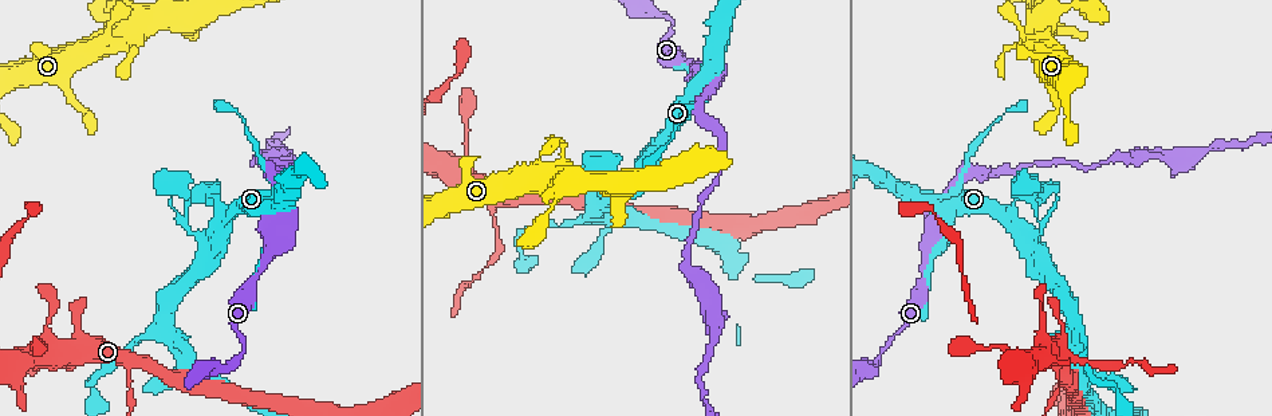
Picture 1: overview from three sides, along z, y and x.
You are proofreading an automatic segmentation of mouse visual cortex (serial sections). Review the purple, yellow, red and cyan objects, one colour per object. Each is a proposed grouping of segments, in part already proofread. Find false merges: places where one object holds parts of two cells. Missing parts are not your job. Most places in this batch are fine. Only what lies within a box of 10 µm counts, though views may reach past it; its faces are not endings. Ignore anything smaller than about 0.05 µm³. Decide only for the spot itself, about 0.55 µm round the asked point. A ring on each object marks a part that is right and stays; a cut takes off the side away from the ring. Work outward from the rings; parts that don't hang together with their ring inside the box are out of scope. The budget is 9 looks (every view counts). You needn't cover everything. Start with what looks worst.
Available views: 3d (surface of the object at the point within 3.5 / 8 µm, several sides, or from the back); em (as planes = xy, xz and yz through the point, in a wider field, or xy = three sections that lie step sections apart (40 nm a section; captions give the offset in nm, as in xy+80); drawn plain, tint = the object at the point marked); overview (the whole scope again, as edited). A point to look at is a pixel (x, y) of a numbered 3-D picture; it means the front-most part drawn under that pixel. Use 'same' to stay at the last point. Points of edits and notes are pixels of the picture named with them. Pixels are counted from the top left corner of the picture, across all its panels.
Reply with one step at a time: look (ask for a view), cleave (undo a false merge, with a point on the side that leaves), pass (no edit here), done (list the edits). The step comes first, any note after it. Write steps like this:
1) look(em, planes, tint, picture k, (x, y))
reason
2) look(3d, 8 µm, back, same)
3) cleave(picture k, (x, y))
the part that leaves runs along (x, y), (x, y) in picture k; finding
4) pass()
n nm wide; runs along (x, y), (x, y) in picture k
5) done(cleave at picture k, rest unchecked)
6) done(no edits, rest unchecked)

look(3d, 8 µm, picture 1, (1043, 219))
sharp bend

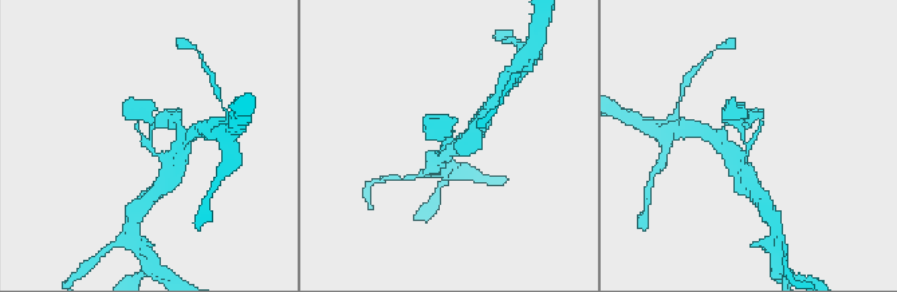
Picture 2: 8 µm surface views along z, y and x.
look(em, xy, step 5, tint, same)

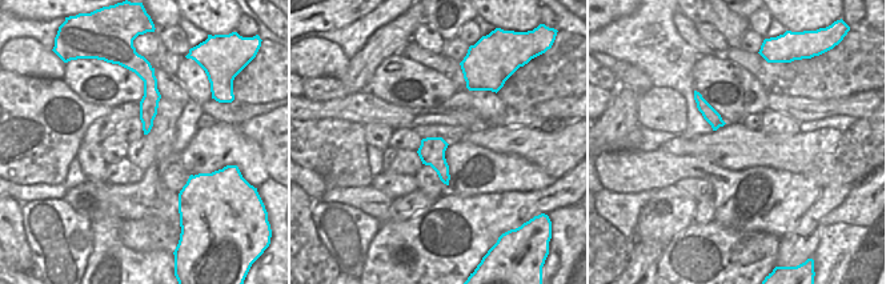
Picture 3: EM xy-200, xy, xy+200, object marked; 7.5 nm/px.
pass()
all the same cell

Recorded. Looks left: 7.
look(em, planes, tint, picture 1, (699, 103))
sharp bend

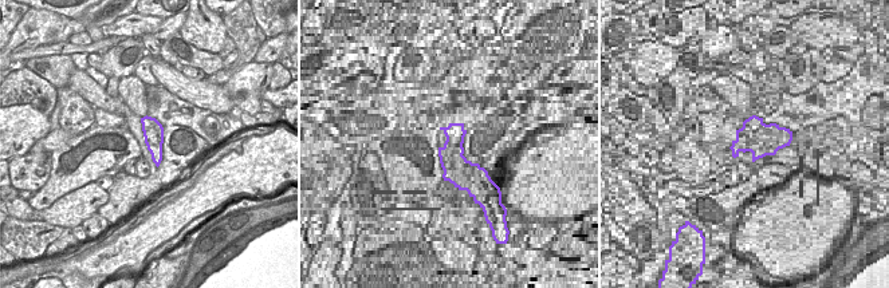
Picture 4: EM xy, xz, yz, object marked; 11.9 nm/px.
look(3d, 3.5 µm, back, same)
wider look

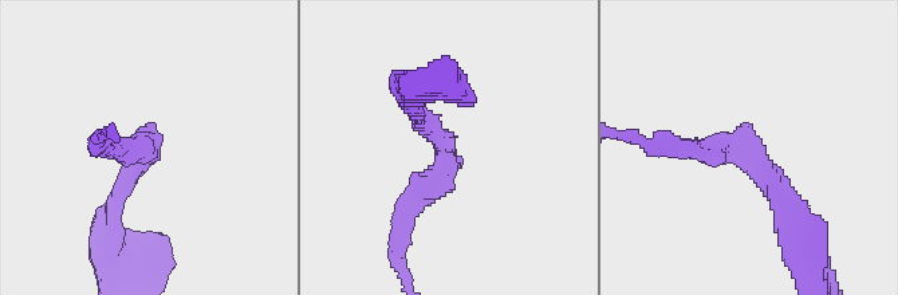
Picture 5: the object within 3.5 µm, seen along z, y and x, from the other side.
pass()
arms of 200, 200 nm; runs along (784, 219), (751, 145), (674, 145) in picture 5; one cell here

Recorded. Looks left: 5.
look(3d, 3.5 µm, picture 1, (1076, 325))
four or more arms meet

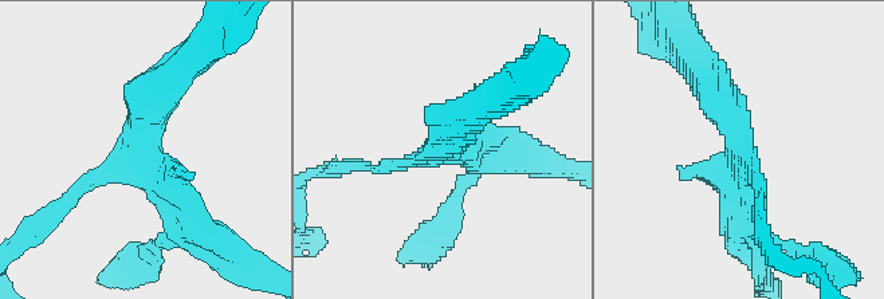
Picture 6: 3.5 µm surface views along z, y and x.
look(em, xy, step 3, tint, picture 6, (742, 147))
4 arms; arms of 150, 300, 350, 400 nm

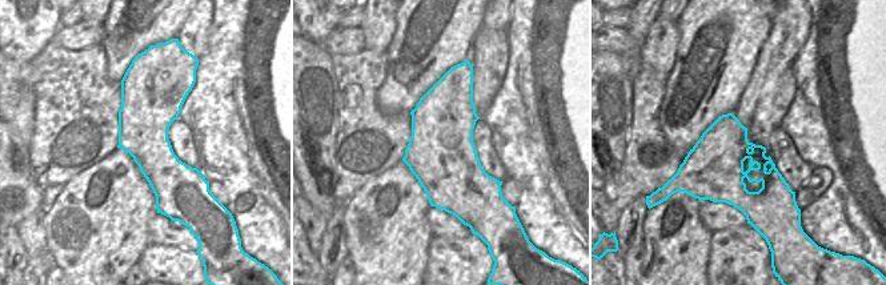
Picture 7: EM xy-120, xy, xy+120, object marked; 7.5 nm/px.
pass()
runs along (700, 75), (739, 129), (739, 216) in picture 6; all the same cell

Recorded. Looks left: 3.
look(3d, 3.5 µm, picture 1, (681, 266))
sharp bend

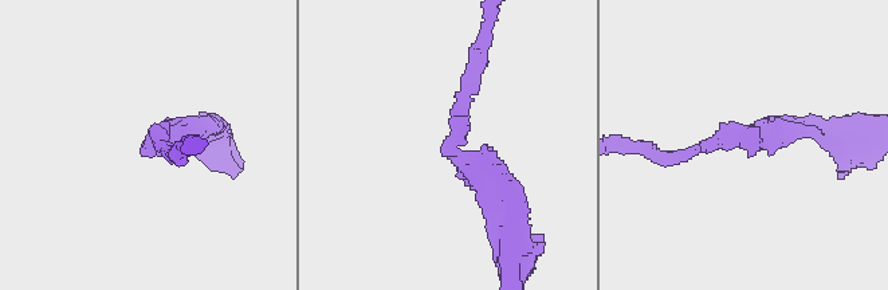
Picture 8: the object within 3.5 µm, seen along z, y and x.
look(em, xy, step 3, tint, picture 8, (151, 142))
arms of 200, 200 nm; need the tissue

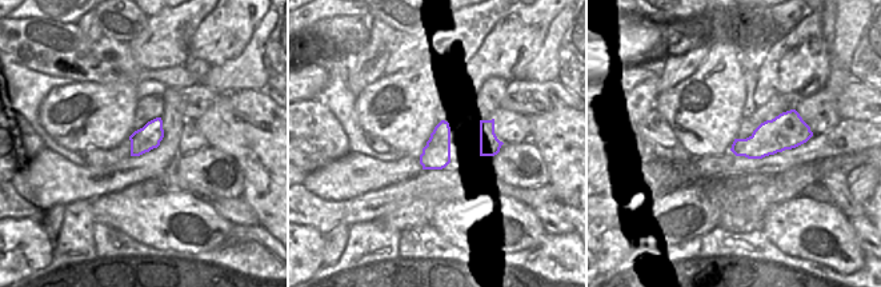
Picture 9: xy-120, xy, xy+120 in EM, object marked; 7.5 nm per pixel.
look(em, xy, step 1, tint, same)

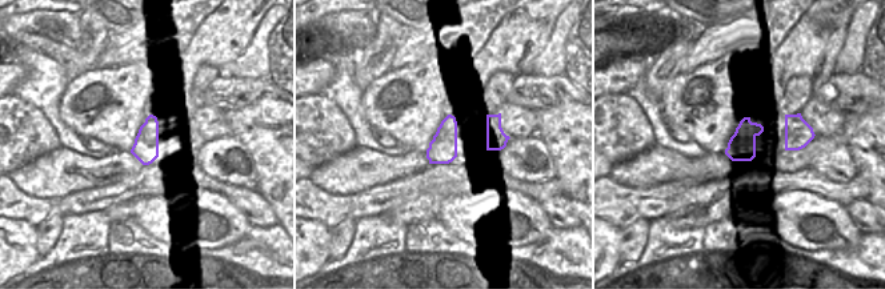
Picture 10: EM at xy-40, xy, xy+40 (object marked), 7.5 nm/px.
pass()
runs along (475, 73), (450, 152), (511, 203) in picture 8; one cell here

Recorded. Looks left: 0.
done(no edits, rest unchecked)

